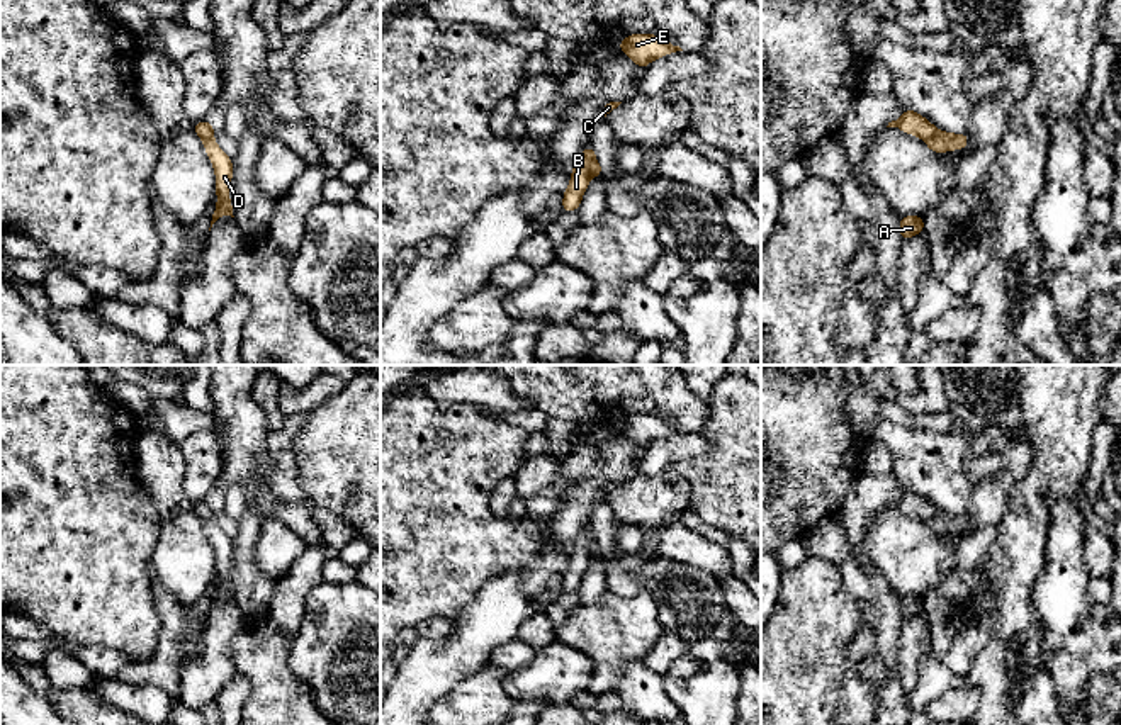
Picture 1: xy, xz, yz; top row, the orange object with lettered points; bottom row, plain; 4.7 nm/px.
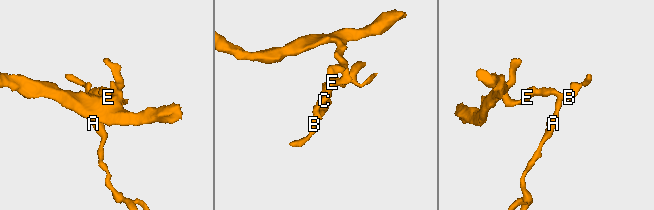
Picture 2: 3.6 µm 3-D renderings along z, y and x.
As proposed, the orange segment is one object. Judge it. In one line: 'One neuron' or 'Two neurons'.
Two neurons

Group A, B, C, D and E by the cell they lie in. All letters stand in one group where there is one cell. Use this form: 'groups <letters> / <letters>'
groups A B D / C E

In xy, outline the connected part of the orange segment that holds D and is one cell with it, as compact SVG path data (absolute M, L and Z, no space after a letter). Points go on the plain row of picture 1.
M214 518L202 520L204 530L212 543L216 554L216 576L217 584L212 594L211 608L221 596L233 596L233 586L229 579L229 567L233 560L233 540L217 526Z

